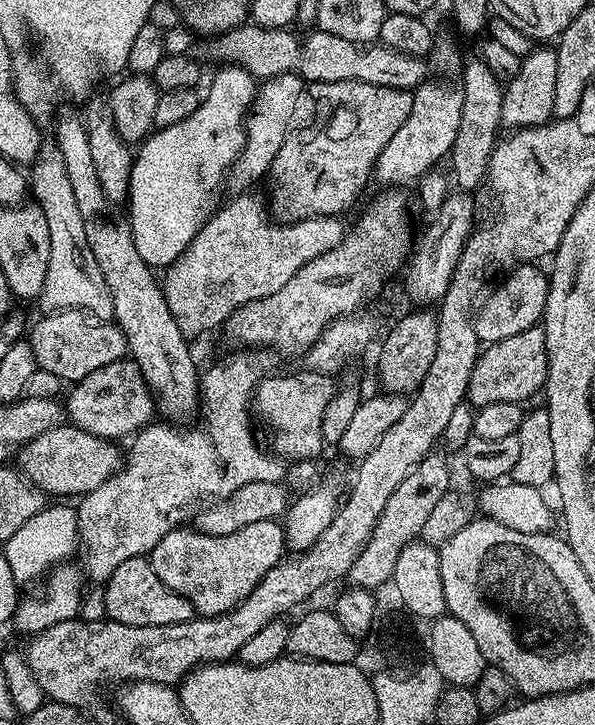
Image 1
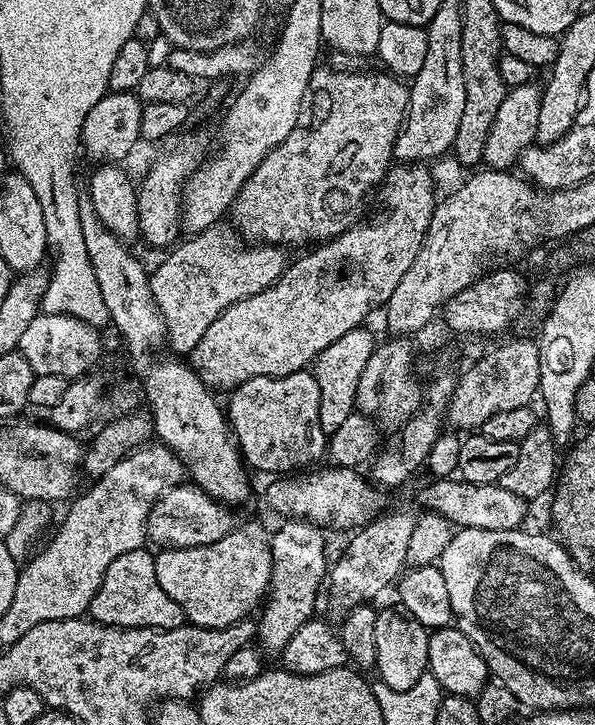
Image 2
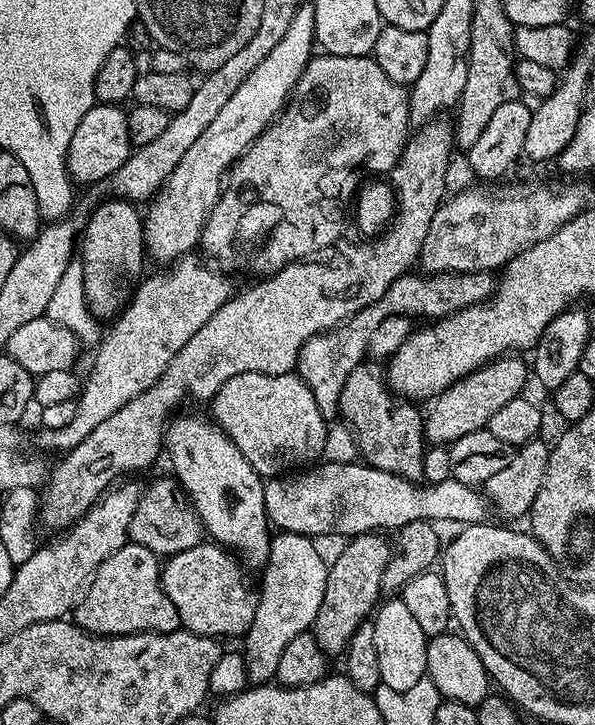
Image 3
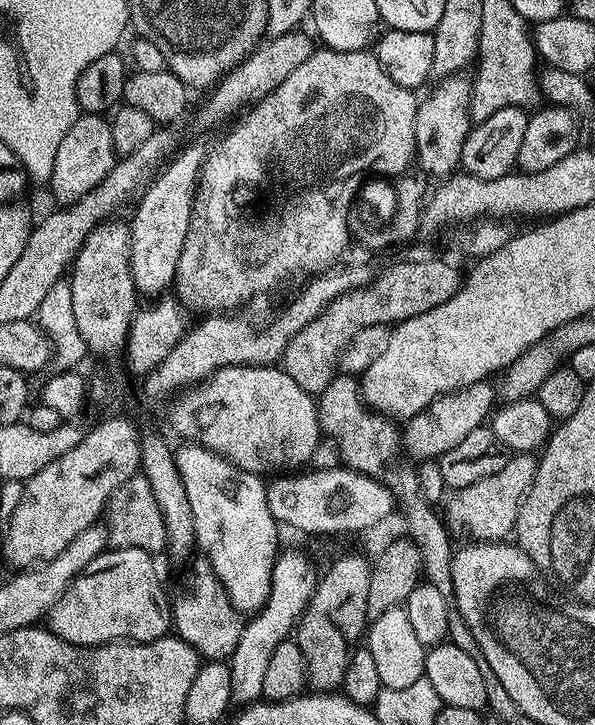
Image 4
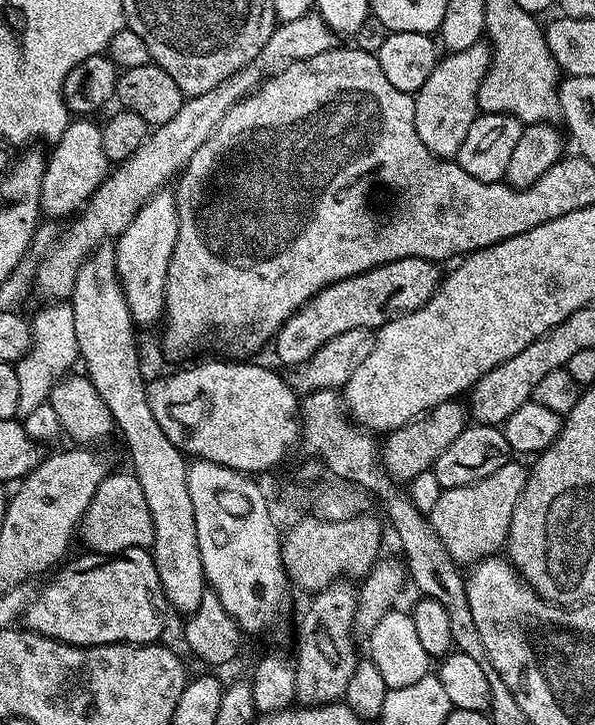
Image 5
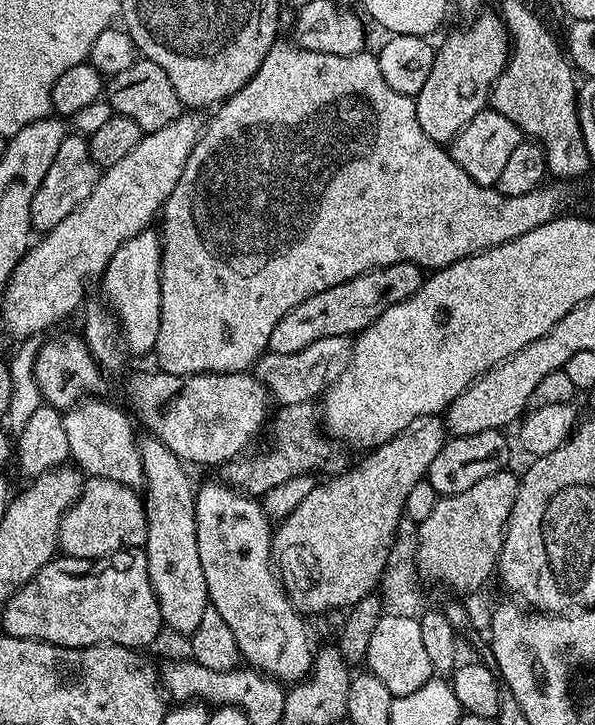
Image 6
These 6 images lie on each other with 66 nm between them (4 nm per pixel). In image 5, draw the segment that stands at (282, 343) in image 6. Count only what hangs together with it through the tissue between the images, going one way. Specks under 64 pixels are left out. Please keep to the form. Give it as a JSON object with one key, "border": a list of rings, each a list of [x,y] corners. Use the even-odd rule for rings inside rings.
{"border":[[[398,258],[398,262],[386,262],[369,272],[326,286],[276,331],[277,358],[289,366],[305,364],[330,338],[338,338],[338,334],[346,334],[346,330],[379,330],[387,320],[422,308],[440,287],[440,268],[437,261],[426,258]]]}

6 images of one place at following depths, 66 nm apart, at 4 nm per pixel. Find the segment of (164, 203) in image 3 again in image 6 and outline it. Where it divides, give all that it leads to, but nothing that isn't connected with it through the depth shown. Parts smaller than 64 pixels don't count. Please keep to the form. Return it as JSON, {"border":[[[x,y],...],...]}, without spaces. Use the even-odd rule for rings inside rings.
{"border":[[[145,230],[122,242],[122,246],[114,250],[114,258],[110,258],[98,287],[104,291],[103,303],[120,326],[125,349],[131,355],[132,352],[136,356],[147,352],[149,355],[158,342],[158,322],[162,316],[159,231]]]}

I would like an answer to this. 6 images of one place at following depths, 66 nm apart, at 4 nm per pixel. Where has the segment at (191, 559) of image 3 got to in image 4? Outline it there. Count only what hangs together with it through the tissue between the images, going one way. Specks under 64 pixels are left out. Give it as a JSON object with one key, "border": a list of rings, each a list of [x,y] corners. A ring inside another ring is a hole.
{"border":[[[200,558],[200,561],[193,566],[192,573],[188,576],[188,585],[174,596],[174,600],[172,618],[175,635],[200,652],[205,661],[227,661],[231,657],[234,646],[238,646],[238,638],[242,638],[246,620],[230,602],[228,591],[212,573],[212,565],[207,559]]]}

